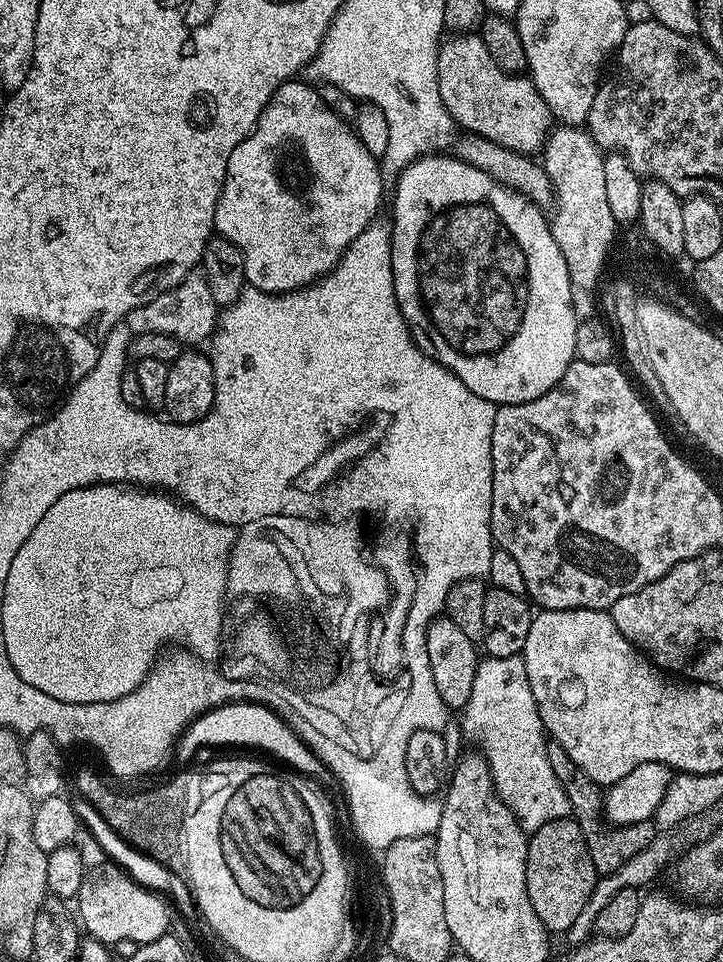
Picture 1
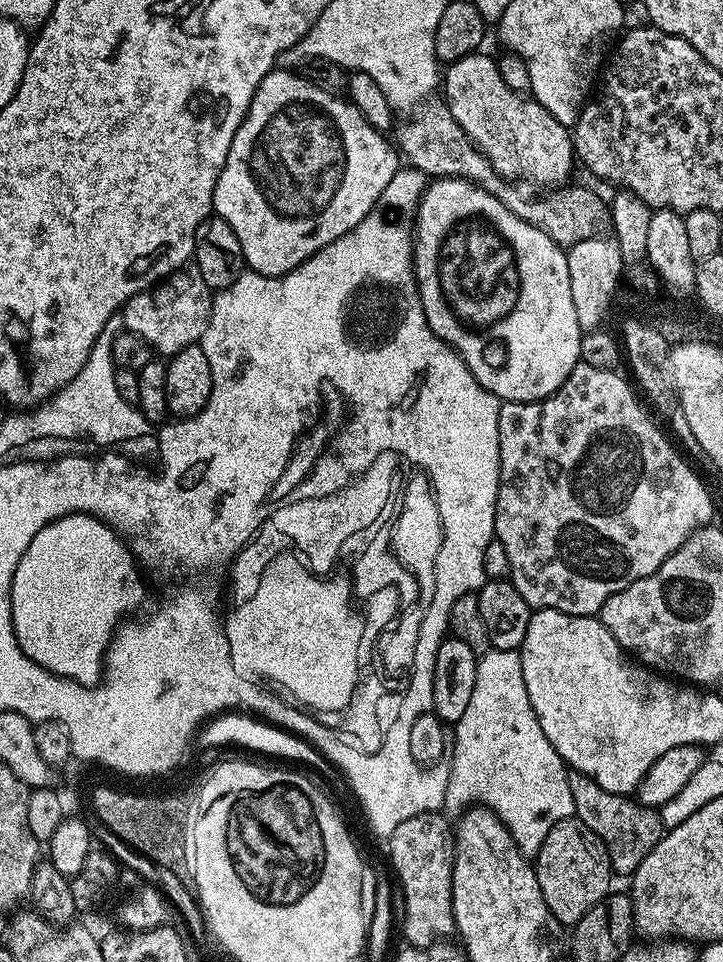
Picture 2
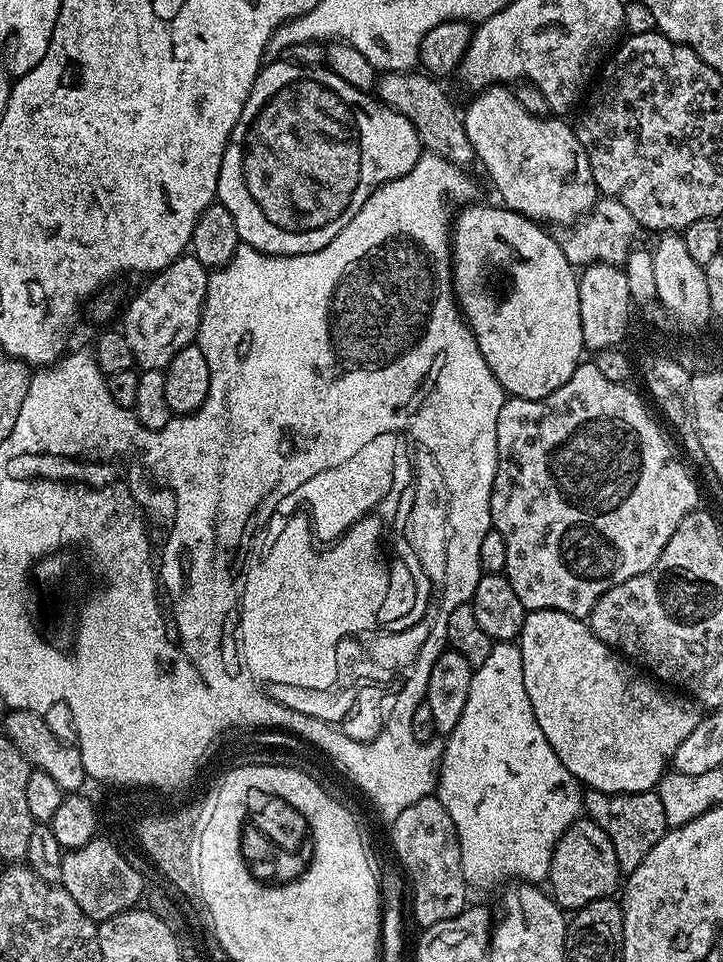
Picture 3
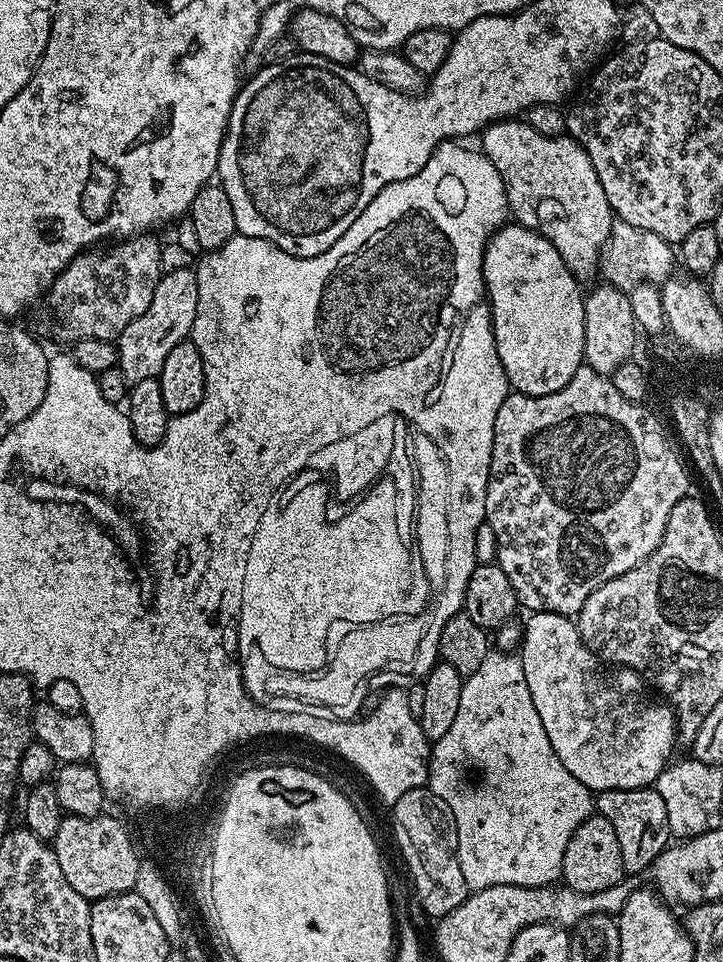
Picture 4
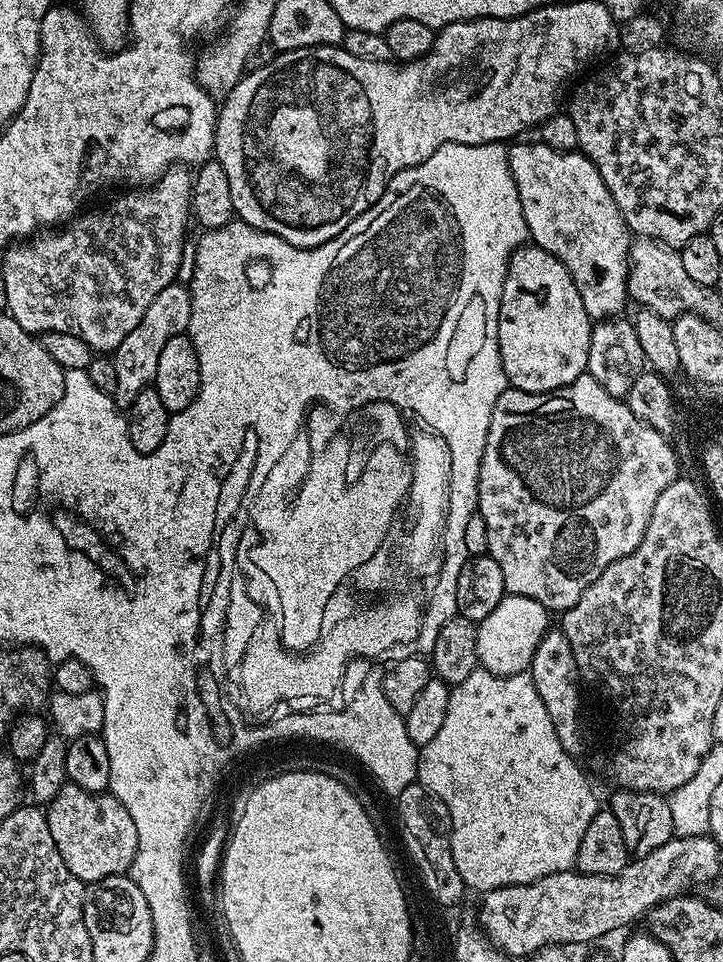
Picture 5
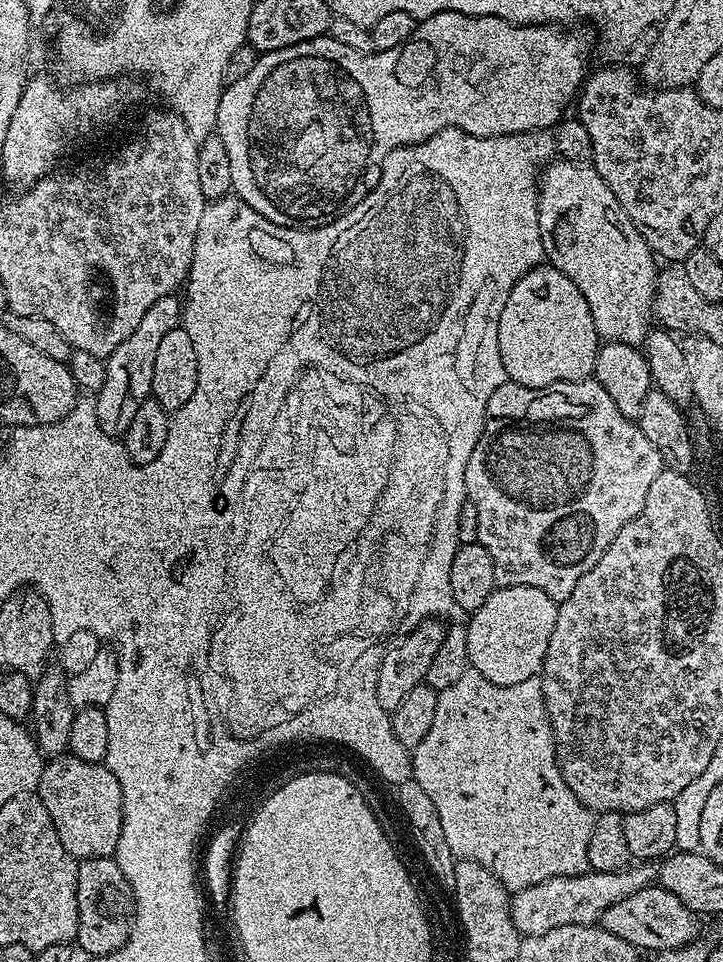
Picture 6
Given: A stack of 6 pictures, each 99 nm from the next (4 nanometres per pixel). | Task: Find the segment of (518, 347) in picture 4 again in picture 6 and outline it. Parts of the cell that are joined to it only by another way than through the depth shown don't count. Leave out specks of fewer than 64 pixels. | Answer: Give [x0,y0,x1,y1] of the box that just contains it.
[498,262,601,388]

